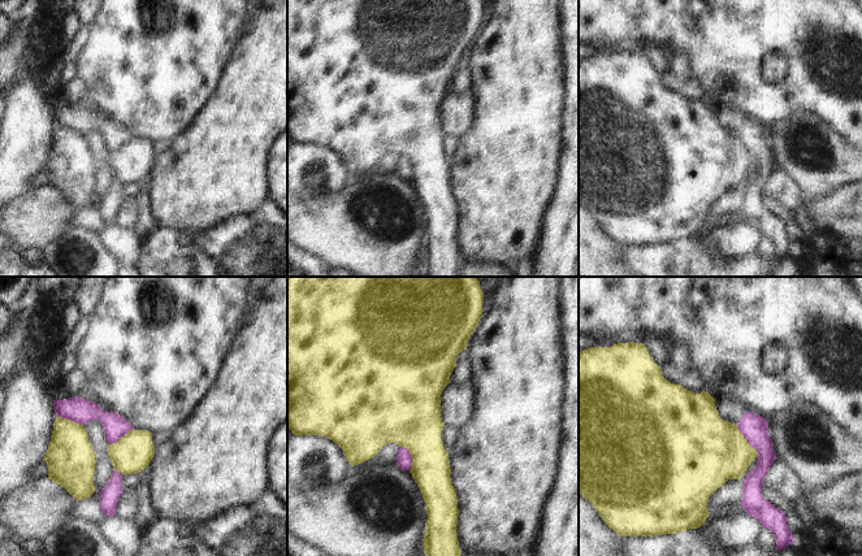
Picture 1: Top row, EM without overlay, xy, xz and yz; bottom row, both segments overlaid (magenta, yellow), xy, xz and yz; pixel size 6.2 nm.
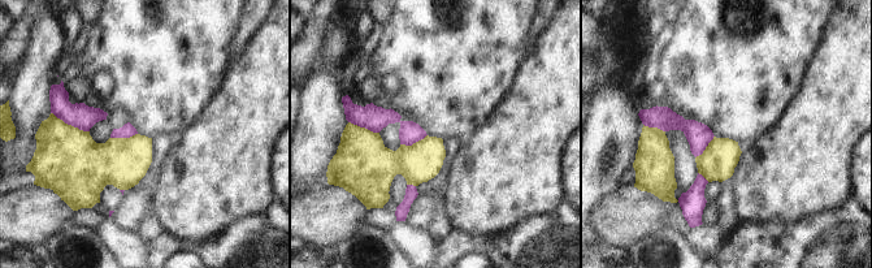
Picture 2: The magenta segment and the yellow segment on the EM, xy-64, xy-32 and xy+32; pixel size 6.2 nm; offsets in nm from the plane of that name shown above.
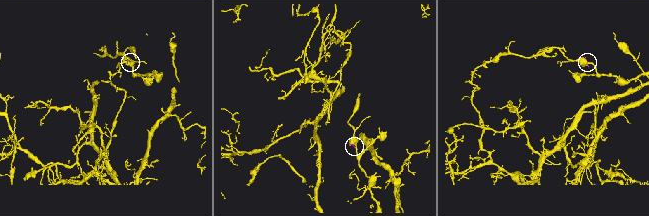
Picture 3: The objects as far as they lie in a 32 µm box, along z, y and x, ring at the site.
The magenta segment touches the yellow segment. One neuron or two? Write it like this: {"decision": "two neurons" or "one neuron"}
{"decision": "two neurons"}

